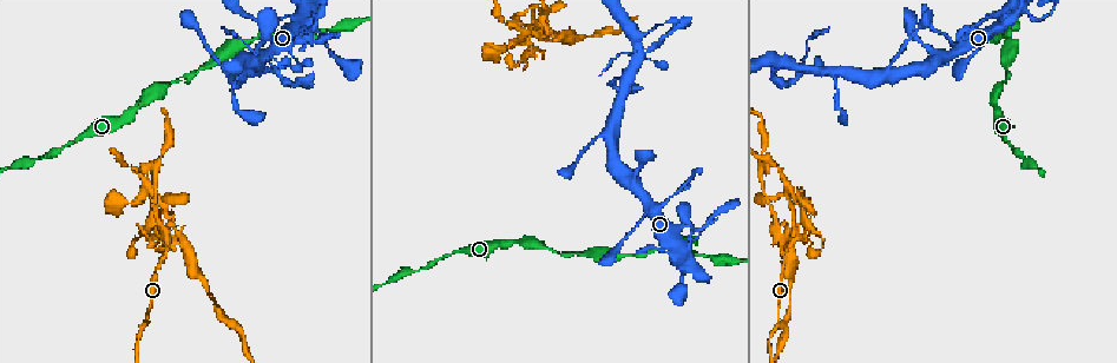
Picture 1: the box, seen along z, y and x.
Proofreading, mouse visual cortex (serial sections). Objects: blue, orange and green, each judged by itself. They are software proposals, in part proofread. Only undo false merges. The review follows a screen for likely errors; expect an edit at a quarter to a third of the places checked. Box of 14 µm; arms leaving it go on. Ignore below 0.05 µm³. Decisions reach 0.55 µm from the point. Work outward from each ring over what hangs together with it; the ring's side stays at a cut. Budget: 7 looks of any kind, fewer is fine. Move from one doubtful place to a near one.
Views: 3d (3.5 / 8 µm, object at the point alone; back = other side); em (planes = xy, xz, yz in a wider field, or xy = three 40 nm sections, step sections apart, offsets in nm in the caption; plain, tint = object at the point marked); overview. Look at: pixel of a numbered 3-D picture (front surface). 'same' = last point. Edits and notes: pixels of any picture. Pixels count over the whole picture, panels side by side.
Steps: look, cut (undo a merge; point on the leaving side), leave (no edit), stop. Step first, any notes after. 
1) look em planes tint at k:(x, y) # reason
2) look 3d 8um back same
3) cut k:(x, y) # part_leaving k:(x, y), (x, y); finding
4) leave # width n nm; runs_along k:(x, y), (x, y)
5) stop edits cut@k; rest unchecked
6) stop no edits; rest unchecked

look 3d 3.5um at 1:(640, 52) # sharp bend

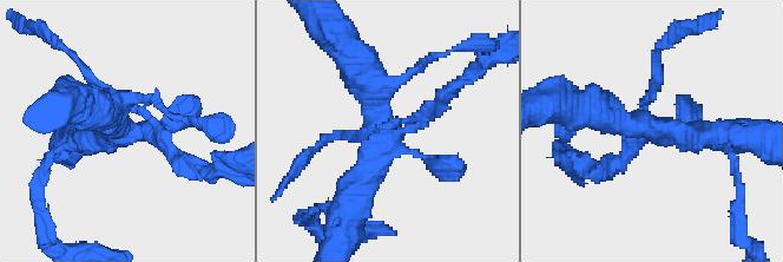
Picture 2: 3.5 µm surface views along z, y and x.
look em xy step 1 tint at 2:(119, 130) # need the tissue

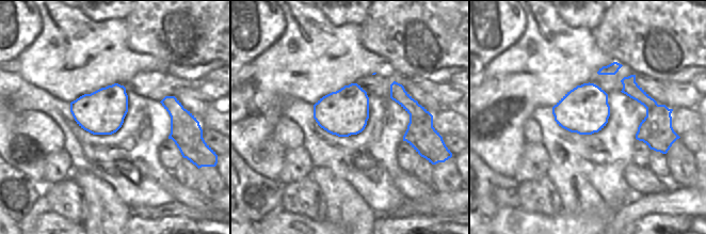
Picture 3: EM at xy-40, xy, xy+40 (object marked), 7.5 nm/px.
cut 2:(171, 152) # a second cell is stuck on

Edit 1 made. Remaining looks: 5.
look overview

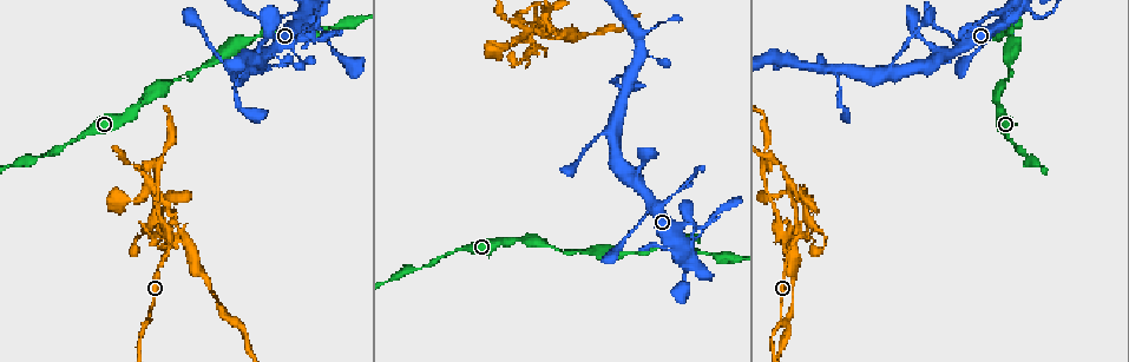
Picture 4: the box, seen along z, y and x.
look em xy step 5 tint at 4:(783, 241) # branch point

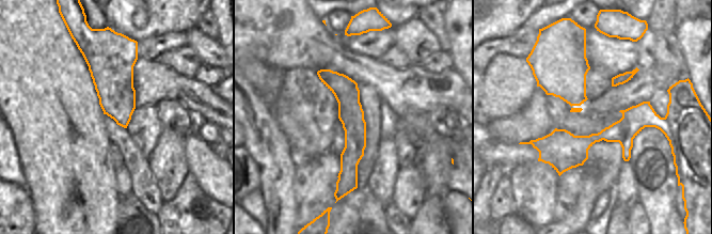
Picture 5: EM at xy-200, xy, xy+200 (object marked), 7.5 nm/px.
look 3d 3.5um back same

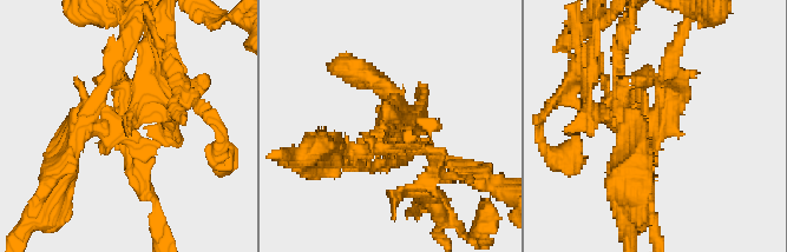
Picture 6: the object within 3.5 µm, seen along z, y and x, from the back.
cut 6:(117, 75) # width 190 nm; part_leaving 6:(122, 80), (115, 73), (129, 30); a second cell is stuck on

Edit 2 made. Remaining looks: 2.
stop edits cut@2, cut@6; rest unchecked

